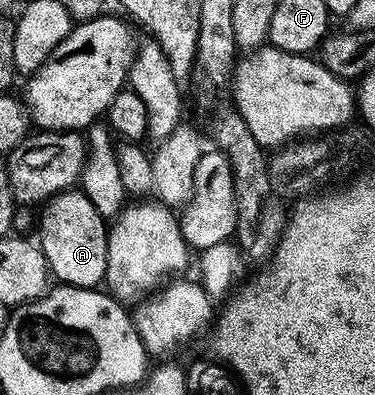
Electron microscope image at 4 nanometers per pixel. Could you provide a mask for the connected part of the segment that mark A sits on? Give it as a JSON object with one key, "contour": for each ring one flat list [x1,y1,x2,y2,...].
{"contour":[[78,188,63,190,53,195,41,210,43,210,42,216,38,218,38,226,40,222,38,245,53,277,63,285,86,287,88,289,99,287,103,283,106,272,106,252,108,251,107,221,98,212,94,204,90,203,84,192]]}

